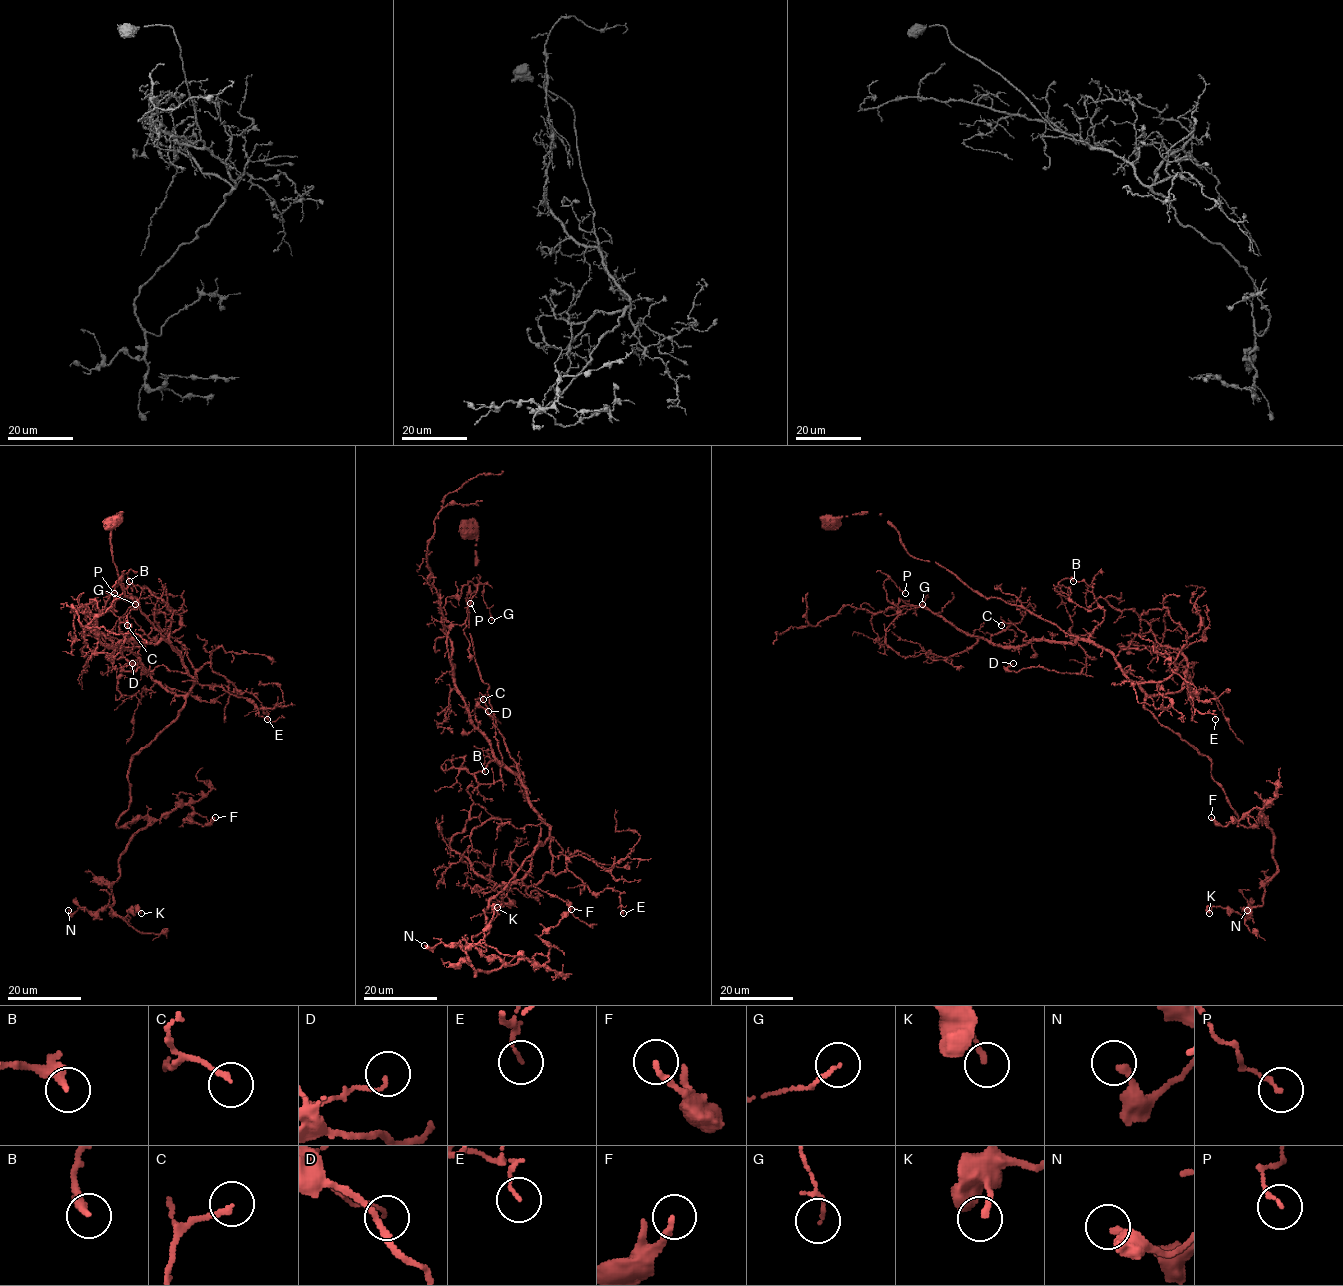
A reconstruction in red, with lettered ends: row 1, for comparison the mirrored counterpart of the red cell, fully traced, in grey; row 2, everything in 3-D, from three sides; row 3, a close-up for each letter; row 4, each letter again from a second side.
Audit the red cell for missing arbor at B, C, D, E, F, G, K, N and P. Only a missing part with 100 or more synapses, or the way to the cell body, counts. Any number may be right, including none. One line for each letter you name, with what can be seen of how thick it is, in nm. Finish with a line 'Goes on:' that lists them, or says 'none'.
Goes on: none

